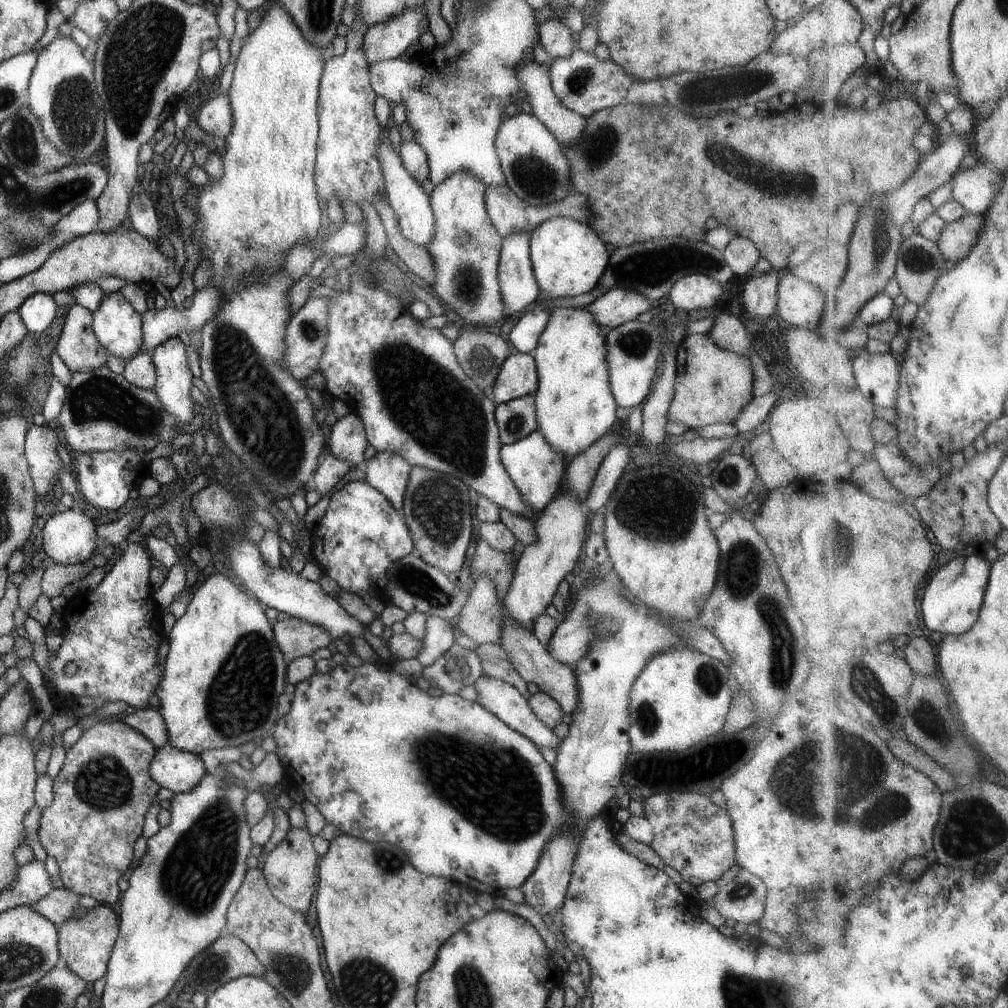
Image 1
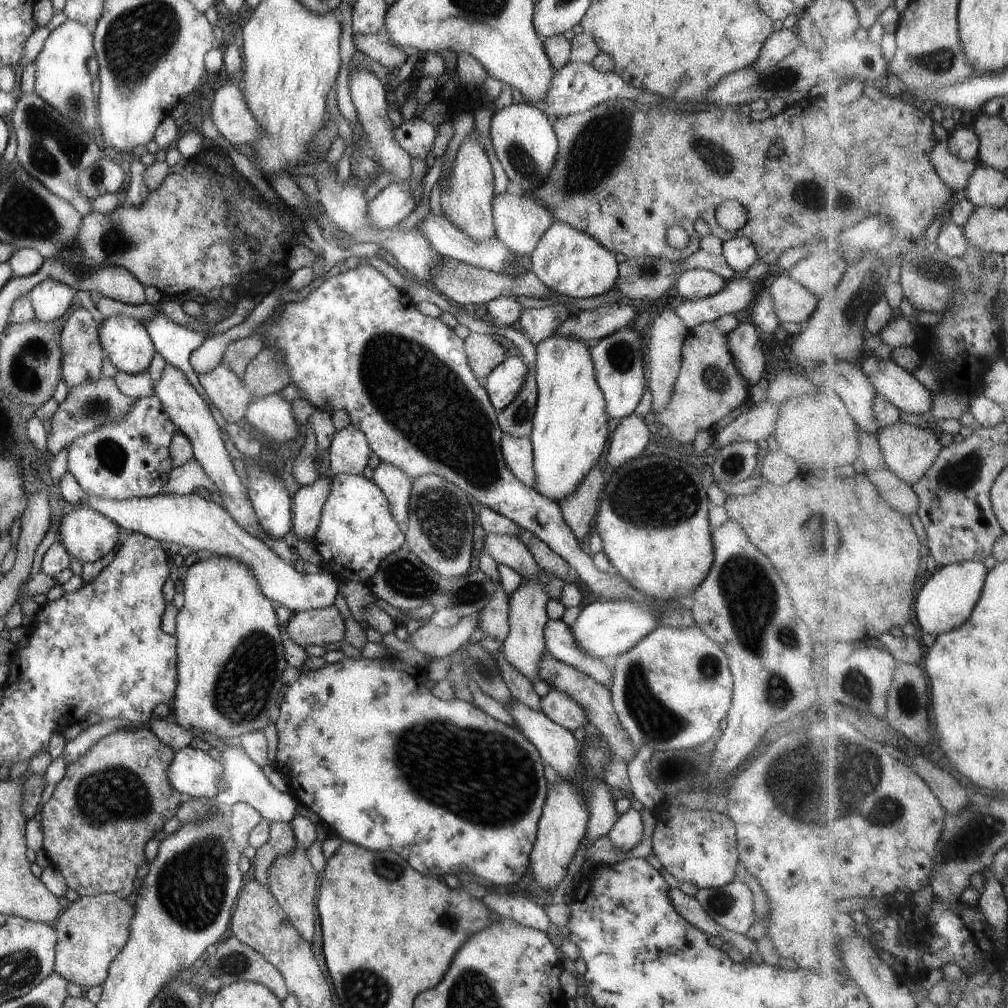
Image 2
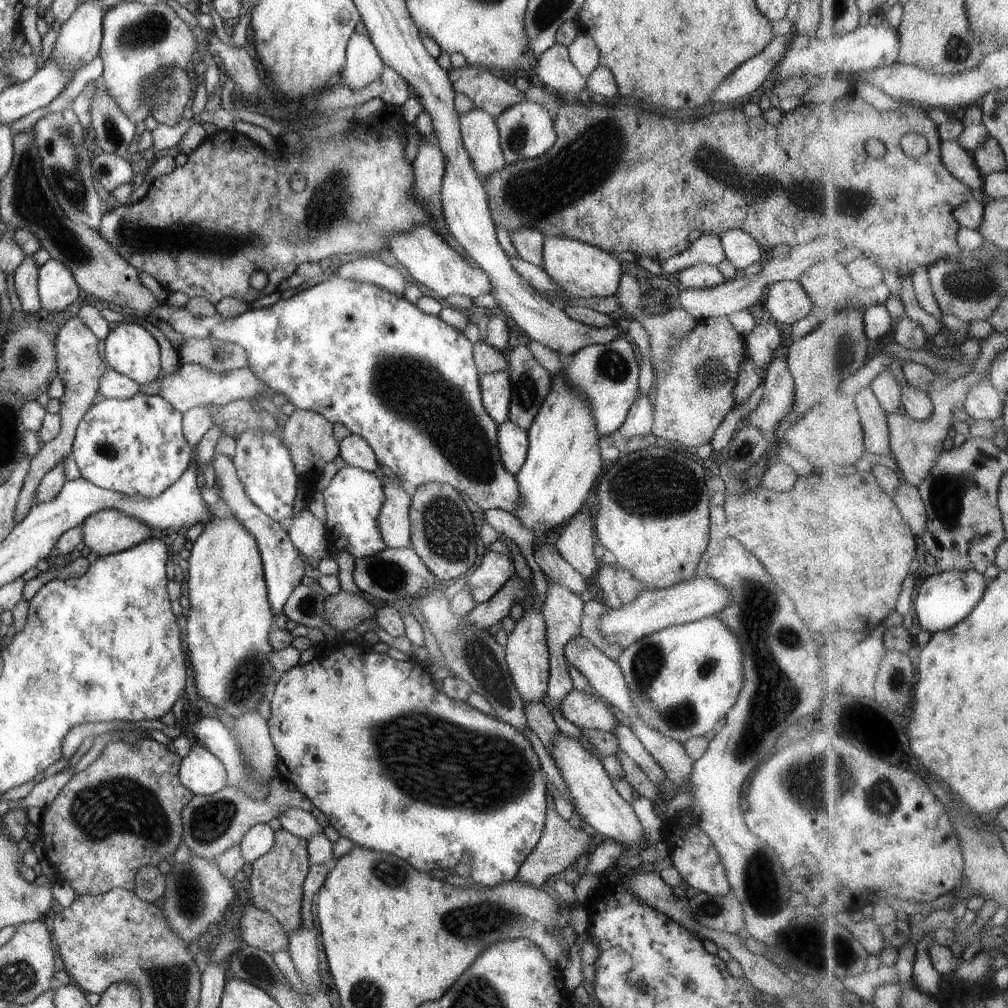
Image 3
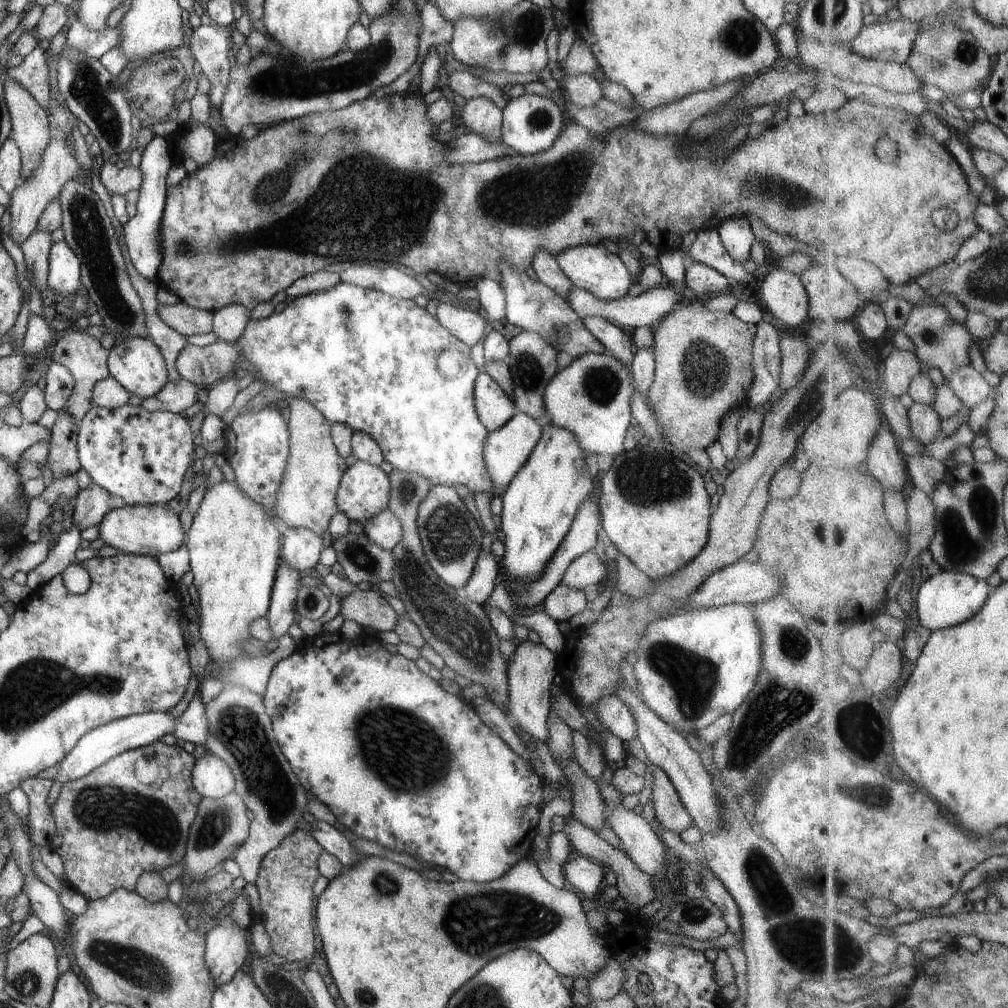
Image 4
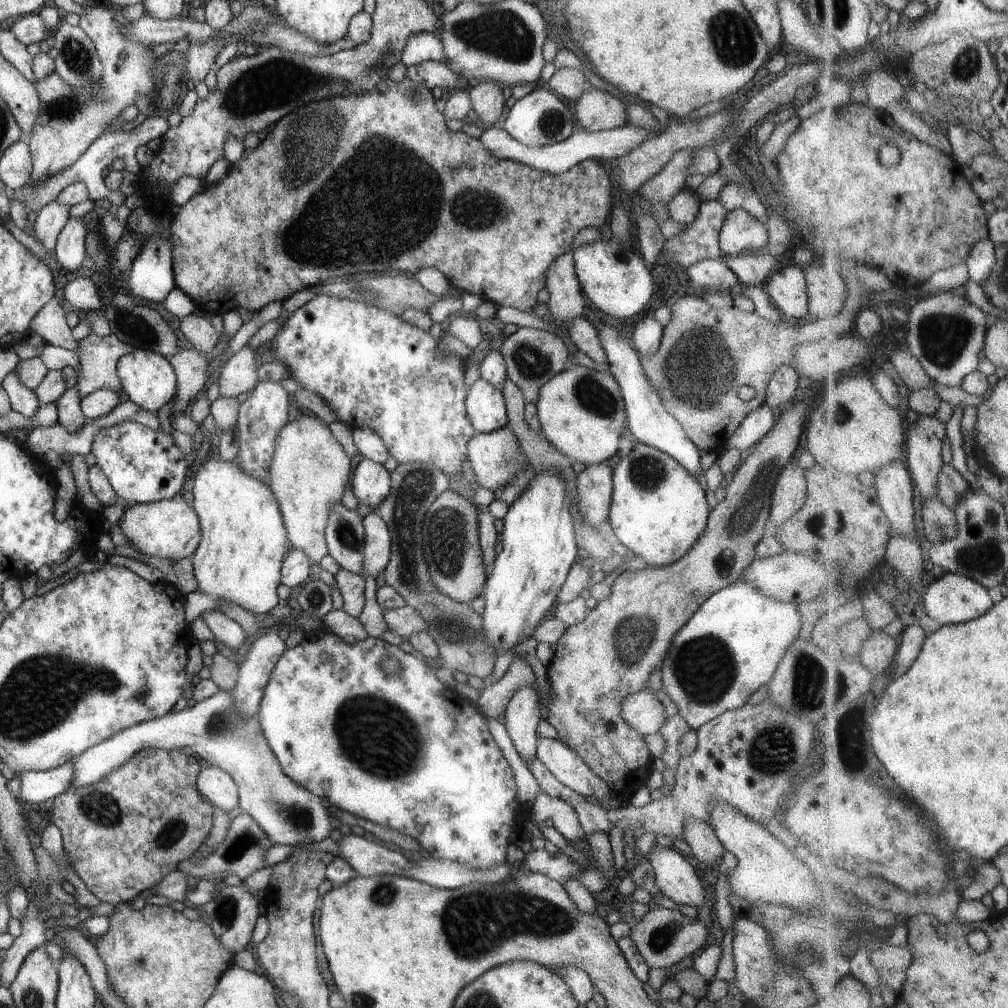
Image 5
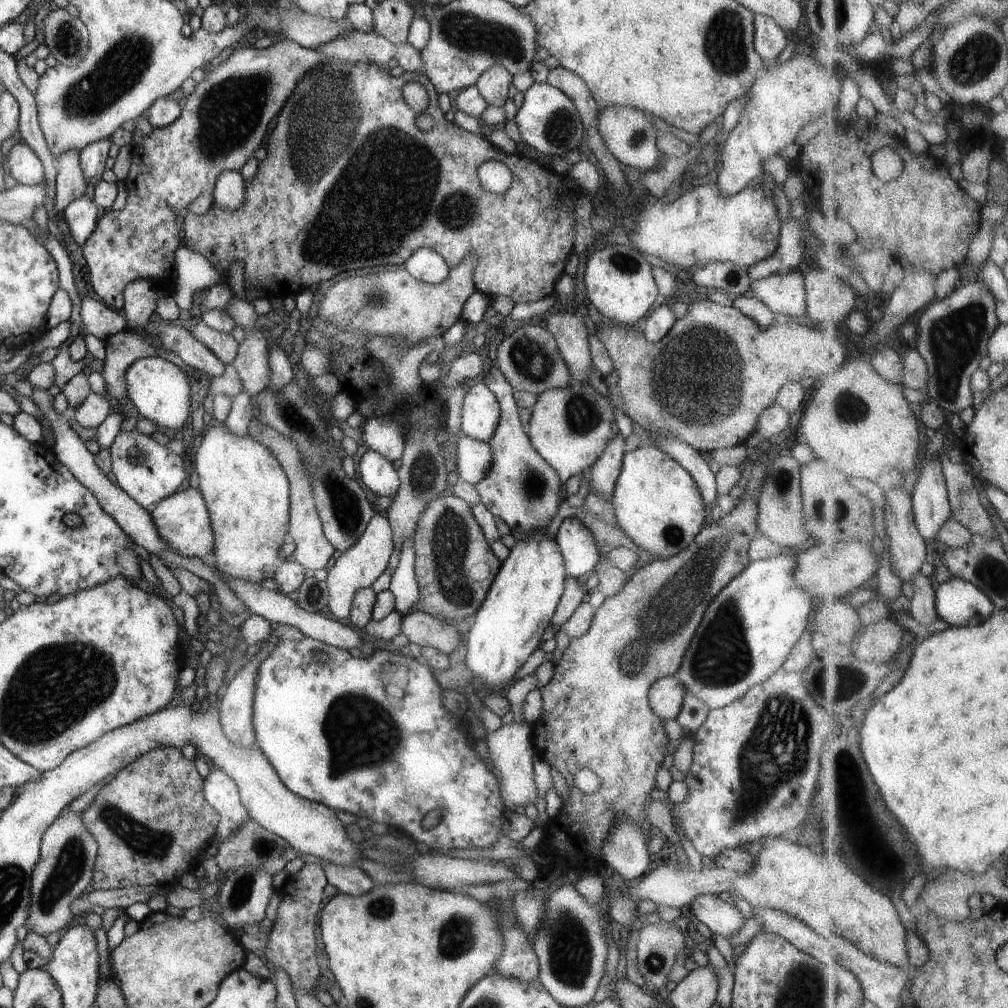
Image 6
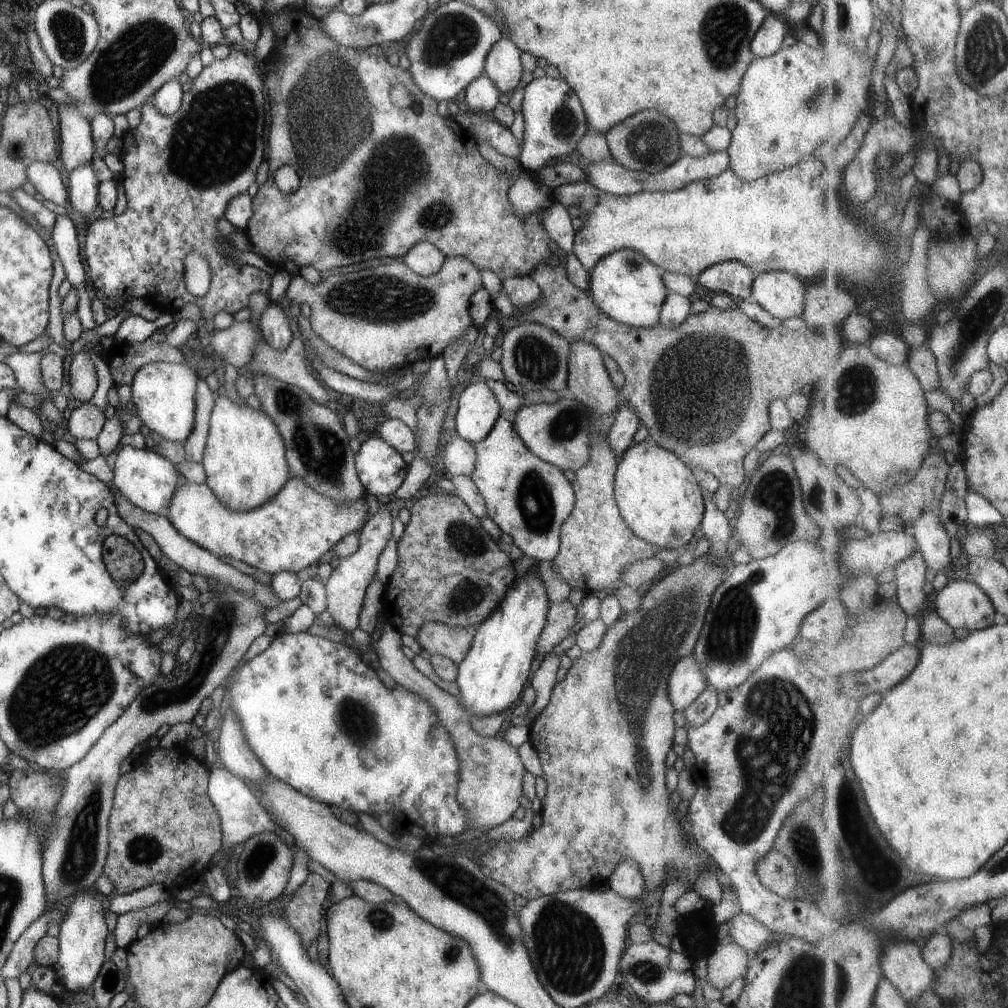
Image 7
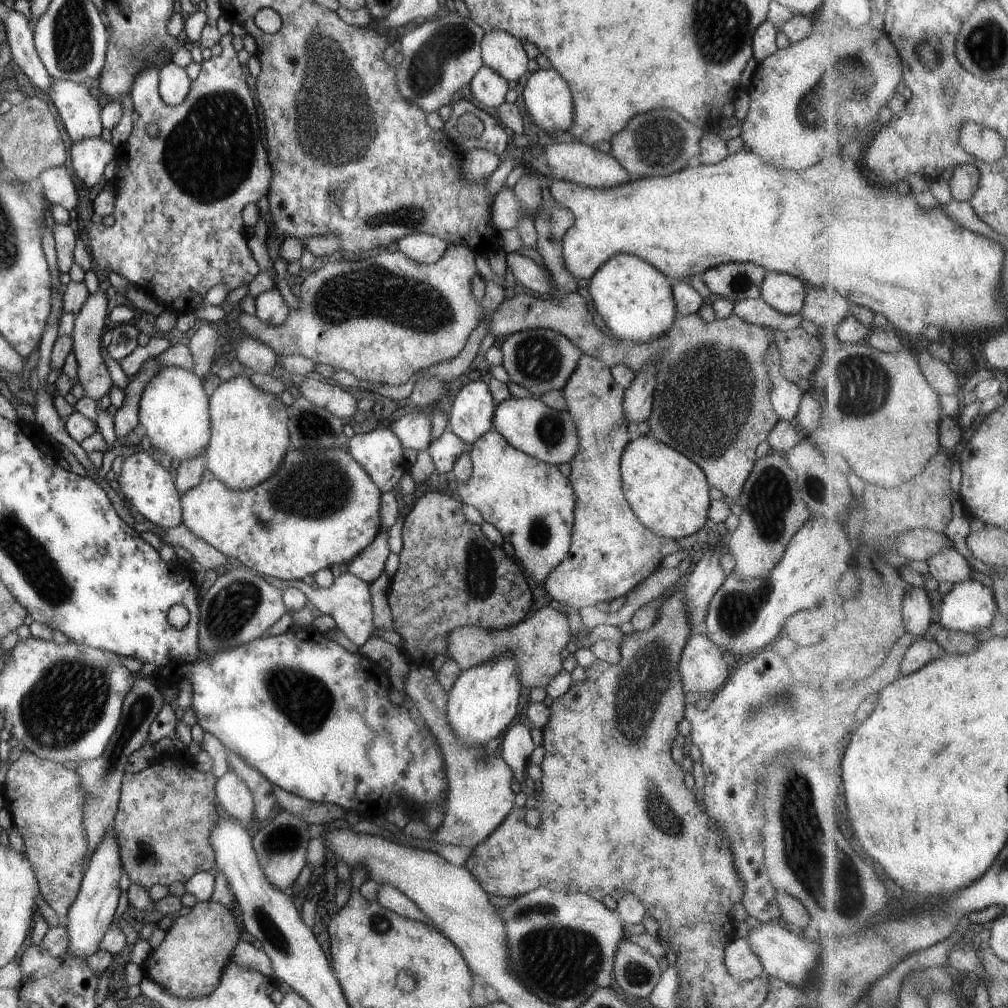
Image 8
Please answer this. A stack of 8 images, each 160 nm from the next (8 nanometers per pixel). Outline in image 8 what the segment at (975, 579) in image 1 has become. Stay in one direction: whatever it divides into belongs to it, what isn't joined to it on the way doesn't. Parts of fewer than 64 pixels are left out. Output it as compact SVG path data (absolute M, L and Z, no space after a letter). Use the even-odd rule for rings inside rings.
M971 579L955 585L943 598L940 624L945 626L947 630L955 632L976 635L979 631L989 628L991 622L993 622L993 618L995 618L995 613L997 611L1000 612L998 600L995 599L994 592L991 592L989 588L985 588L977 580Z

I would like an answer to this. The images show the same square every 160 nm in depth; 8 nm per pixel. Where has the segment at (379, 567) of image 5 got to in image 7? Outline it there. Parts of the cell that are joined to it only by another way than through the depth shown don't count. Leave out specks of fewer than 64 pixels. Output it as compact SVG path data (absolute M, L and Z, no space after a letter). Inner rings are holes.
M379 502L377 512L361 527L357 550L347 557L340 558L339 564L331 570L329 578L323 580L325 610L331 615L336 626L347 634L359 626L359 612L365 600L367 586L376 572L375 562L390 538L392 519L386 505Z

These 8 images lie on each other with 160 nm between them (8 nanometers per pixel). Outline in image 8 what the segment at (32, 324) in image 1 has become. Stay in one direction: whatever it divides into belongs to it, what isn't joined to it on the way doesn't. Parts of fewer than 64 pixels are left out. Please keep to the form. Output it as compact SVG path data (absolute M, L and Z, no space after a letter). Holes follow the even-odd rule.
M100 137L79 138L71 142L69 158L75 176L91 193L103 182L105 166L114 160L117 149Z

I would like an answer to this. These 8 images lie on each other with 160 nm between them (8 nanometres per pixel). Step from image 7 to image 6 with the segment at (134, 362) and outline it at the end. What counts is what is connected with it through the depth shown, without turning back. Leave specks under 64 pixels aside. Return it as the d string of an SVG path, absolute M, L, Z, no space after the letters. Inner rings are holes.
M127 329L109 336L103 341L103 347L105 358L103 358L101 377L103 377L107 395L125 399L127 392L125 370L127 370L127 366L131 366L135 360L155 356L157 352L147 337L133 336Z

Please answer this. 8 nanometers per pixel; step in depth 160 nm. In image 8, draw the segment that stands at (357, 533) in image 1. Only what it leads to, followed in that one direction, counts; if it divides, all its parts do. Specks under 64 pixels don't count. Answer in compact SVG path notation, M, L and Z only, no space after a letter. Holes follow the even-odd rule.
M386 424L367 434L354 434L348 438L346 450L363 466L363 470L367 470L382 494L395 490L401 476L409 471L401 442Z

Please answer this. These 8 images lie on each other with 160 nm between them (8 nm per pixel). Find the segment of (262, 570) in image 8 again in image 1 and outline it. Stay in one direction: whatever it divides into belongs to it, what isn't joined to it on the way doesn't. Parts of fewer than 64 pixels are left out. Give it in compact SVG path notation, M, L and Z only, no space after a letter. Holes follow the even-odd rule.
M61 509L60 512L51 516L41 528L42 536L42 556L48 557L52 563L63 565L81 564L87 562L96 549L97 524L92 520L90 510L84 511L76 509Z

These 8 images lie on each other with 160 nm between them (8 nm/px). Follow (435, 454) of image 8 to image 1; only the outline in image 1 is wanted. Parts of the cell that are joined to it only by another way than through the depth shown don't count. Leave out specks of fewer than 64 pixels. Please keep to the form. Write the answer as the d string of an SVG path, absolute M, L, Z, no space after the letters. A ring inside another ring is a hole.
M533 430L528 436L510 444L503 444L499 450L499 457L505 472L513 480L515 488L519 490L523 502L540 512L557 496L560 491L559 484L563 478L564 460L557 454L541 436L539 430Z

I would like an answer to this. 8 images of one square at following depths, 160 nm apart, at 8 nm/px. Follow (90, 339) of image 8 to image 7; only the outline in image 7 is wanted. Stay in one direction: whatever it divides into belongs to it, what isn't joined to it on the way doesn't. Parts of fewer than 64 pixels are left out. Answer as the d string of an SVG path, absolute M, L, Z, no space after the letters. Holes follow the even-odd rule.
M84 344L79 352L73 354L67 374L68 387L77 404L89 401L97 388L95 364L91 362L87 350L89 347Z

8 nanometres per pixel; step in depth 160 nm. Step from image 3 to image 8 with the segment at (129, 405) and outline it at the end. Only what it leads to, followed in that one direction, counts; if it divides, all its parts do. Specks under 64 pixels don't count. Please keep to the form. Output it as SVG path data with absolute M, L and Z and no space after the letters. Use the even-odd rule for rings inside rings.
M143 451L133 452L122 460L121 470L117 476L120 495L125 496L145 521L159 528L175 528L181 524L182 509L180 496L169 476L168 470L162 468L153 458Z

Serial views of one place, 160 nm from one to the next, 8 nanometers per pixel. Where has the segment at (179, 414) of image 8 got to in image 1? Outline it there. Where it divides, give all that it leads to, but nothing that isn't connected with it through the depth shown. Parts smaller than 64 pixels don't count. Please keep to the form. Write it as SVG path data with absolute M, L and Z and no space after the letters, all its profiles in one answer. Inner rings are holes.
M118 291L105 294L92 316L95 338L108 354L126 363L142 352L139 350L143 338L141 315Z

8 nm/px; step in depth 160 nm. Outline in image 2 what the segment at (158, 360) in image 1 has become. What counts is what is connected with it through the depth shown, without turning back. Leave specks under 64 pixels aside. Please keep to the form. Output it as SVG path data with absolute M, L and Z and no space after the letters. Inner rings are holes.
M165 363L163 370L161 371L160 378L156 380L156 383L154 383L154 395L160 400L161 406L163 407L163 410L168 414L169 420L176 426L176 432L181 433L182 435L185 435L188 438L188 441L190 442L190 447L192 448L192 458L195 459L201 466L202 469L205 471L205 474L209 477L209 480L212 480L219 489L219 496L222 500L224 509L231 515L231 518L243 529L246 530L248 533L251 533L252 535L255 535L255 532L259 532L259 536L261 533L265 534L269 539L271 539L263 530L261 527L258 526L258 520L256 519L256 514L254 513L254 510L252 509L252 505L250 504L250 501L247 499L246 496L246 489L243 488L241 485L241 482L239 481L239 477L237 477L237 474L235 474L235 470L233 469L233 465L231 465L231 458L227 454L226 448L224 447L224 442L222 440L222 436L220 433L220 429L215 423L215 420L213 417L211 417L211 413L209 413L209 407L208 404L206 404L203 399L201 399L201 396L193 389L193 386L187 382L186 376L181 372L181 369L179 367L173 366L172 364Z

